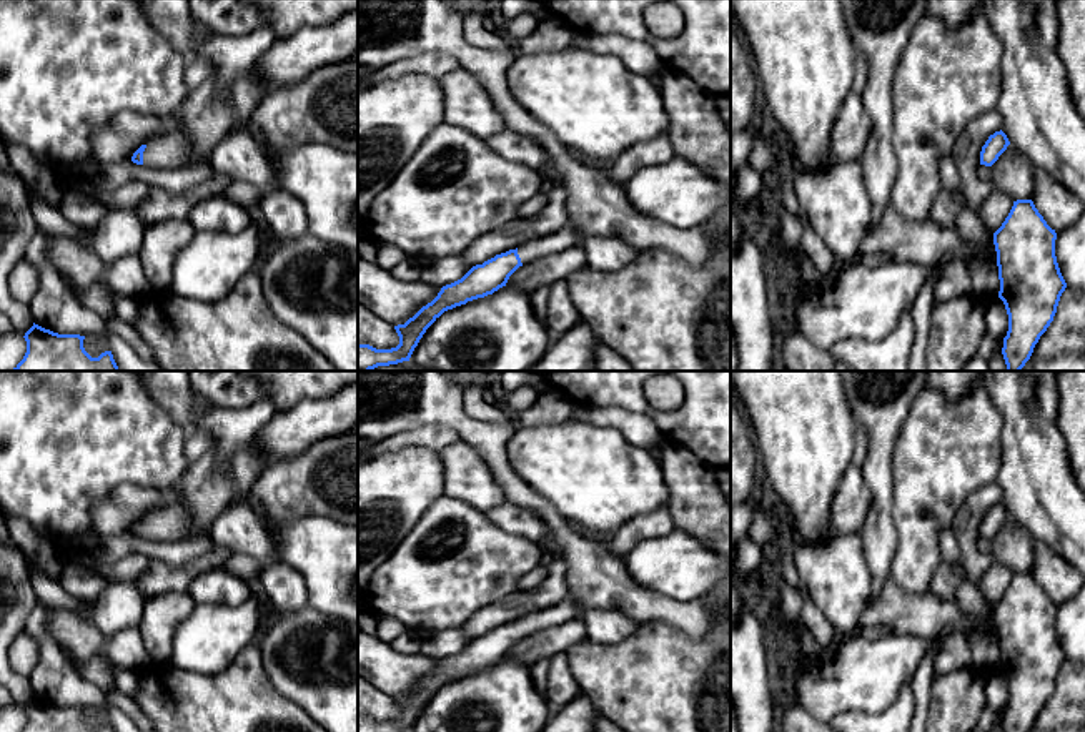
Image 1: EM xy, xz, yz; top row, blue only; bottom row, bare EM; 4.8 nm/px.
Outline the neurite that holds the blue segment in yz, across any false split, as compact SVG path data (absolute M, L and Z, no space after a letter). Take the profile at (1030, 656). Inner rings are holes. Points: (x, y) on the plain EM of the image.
M1017 572L993 606L1000 664L1008 687L1003 732L1030 732L1067 655L1055 629L1057 606L1032 572Z

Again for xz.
M569 596L561 602L521 617L516 622L496 627L483 637L473 639L461 652L441 660L438 669L423 679L404 697L394 699L399 717L391 722L376 722L369 717L358 717L358 732L409 732L426 702L448 682L468 674L493 667L506 659L509 649L523 637L582 619L584 609Z

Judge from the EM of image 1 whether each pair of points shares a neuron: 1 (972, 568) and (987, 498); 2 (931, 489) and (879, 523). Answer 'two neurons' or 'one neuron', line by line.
1: one neuron
2: two neurons

